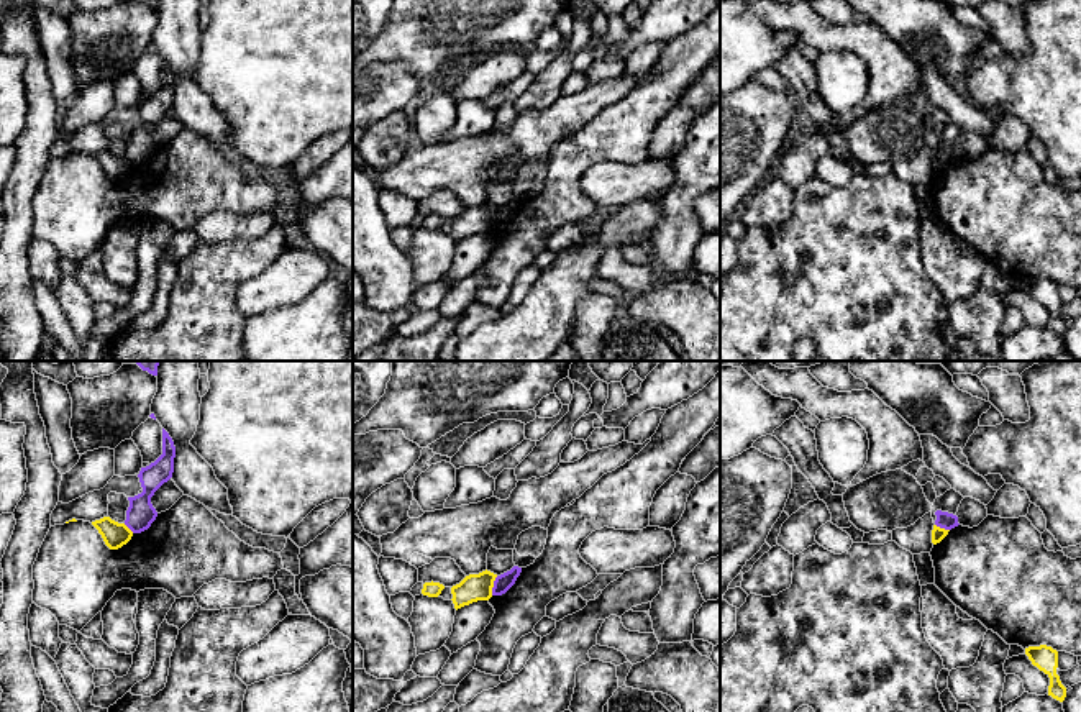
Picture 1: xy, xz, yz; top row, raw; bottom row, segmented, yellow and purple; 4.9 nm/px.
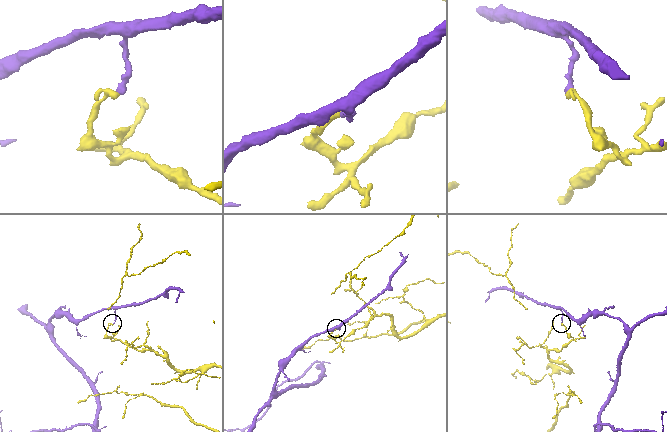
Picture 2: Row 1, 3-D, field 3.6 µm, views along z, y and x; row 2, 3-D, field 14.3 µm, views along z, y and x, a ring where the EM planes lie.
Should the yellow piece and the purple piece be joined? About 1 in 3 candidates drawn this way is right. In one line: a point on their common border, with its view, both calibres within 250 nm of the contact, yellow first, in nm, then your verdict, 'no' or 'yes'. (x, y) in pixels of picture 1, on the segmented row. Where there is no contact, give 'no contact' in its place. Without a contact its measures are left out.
meets yellow in xz at (492, 586); 140 nm thick on the yellow side, 90 nm on the other; no

